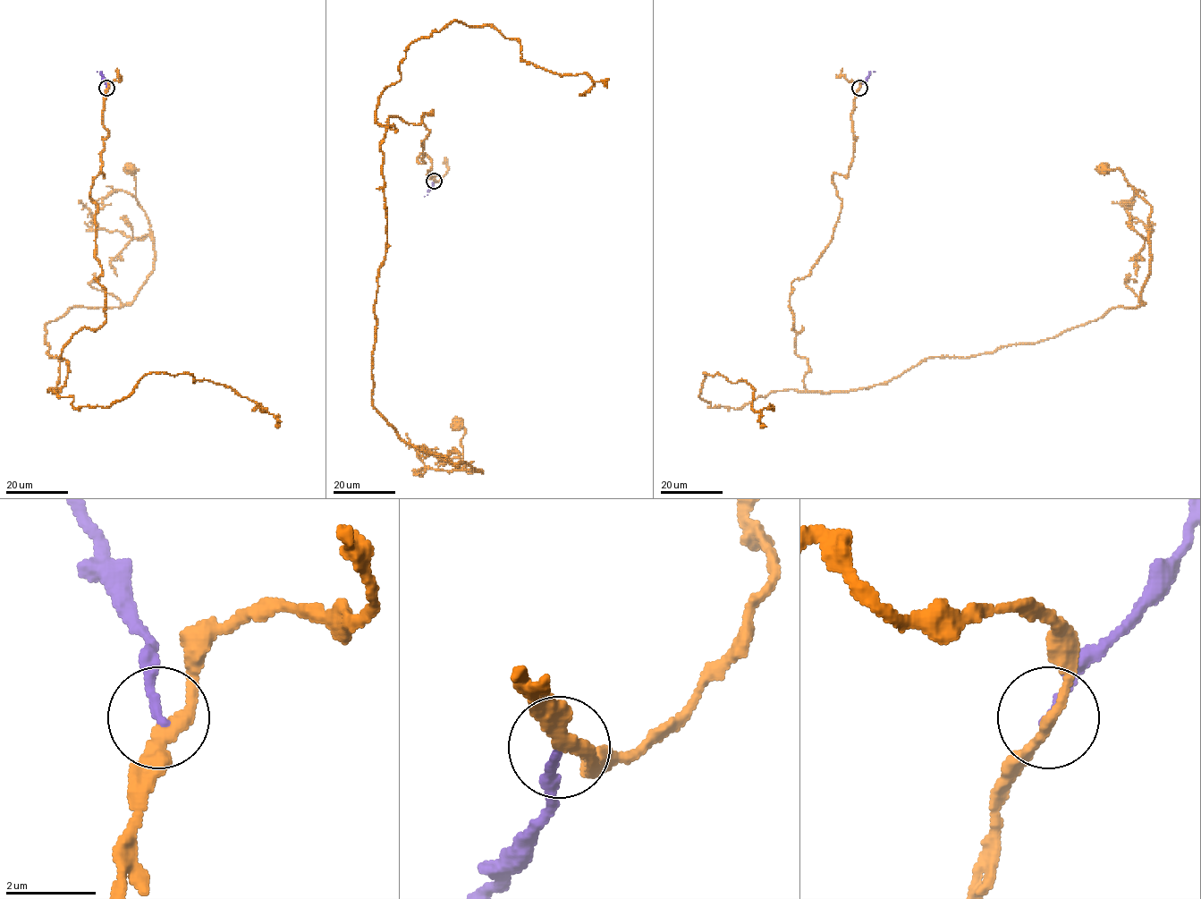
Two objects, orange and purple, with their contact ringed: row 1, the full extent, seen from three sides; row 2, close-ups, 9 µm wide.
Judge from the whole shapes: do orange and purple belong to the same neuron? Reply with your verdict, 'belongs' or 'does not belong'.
does not belong

